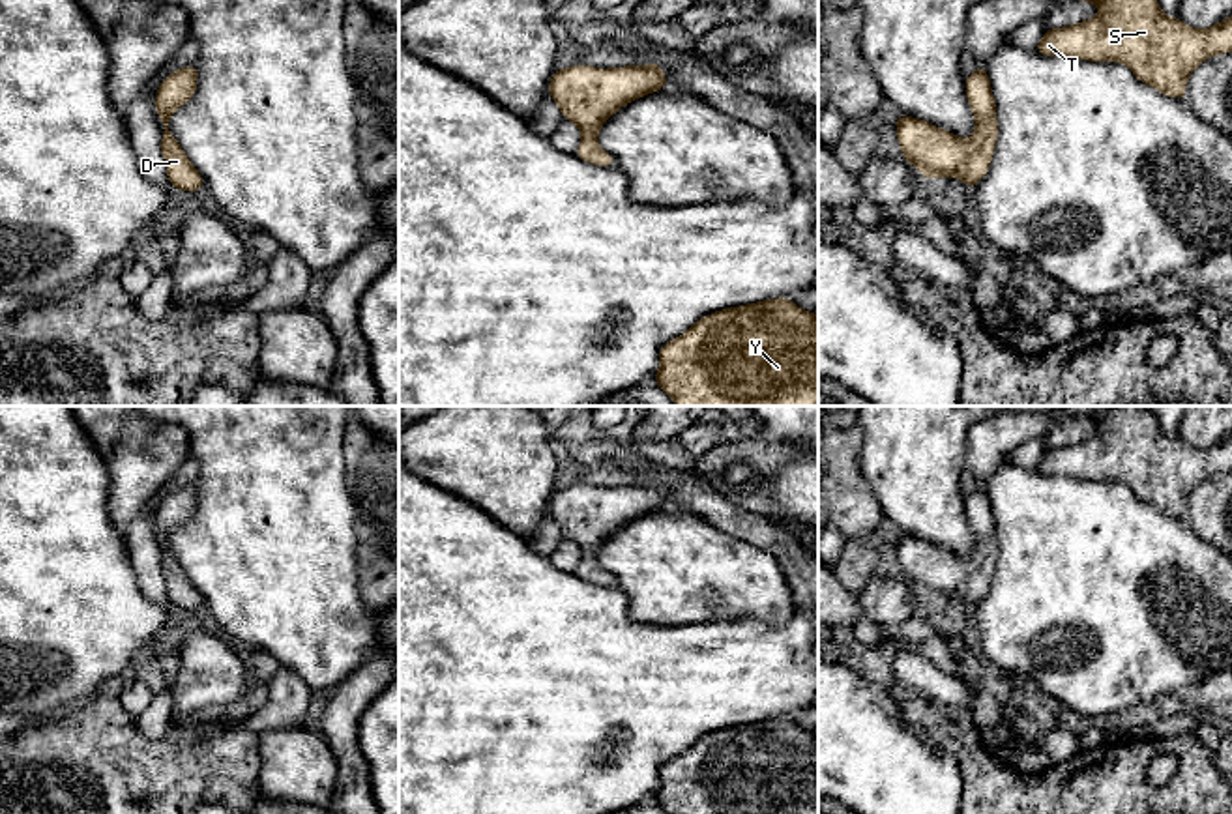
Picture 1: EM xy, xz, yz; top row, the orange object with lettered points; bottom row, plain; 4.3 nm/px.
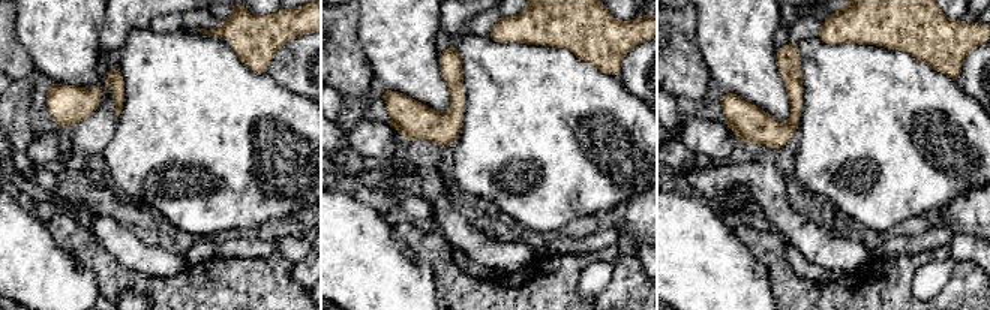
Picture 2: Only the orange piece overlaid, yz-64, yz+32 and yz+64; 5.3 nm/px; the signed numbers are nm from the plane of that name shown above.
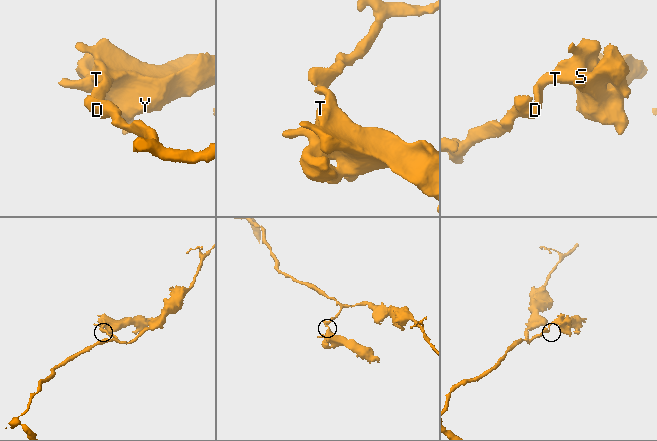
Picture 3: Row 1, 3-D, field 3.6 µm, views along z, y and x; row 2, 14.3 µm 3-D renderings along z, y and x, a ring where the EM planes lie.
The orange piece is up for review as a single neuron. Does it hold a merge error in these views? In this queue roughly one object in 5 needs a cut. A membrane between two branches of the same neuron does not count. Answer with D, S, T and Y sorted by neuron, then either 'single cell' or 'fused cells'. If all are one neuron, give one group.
D S T Y | single cell

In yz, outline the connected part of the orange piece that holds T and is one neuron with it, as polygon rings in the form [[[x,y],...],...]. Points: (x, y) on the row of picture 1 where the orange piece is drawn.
[[[1082,0],[1095,4],[1101,13],[1088,21],[1065,28],[1049,28],[1041,41],[1034,47],[1043,56],[1069,56],[1075,60],[1090,62],[1122,62],[1133,75],[1151,88],[1172,99],[1183,99],[1187,90],[1189,73],[1204,60],[1232,52],[1232,15],[1208,30],[1187,26],[1178,17],[1166,17],[1157,0]]]

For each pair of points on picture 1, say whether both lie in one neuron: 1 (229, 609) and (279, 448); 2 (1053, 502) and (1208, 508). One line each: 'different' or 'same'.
1: same
2: different

